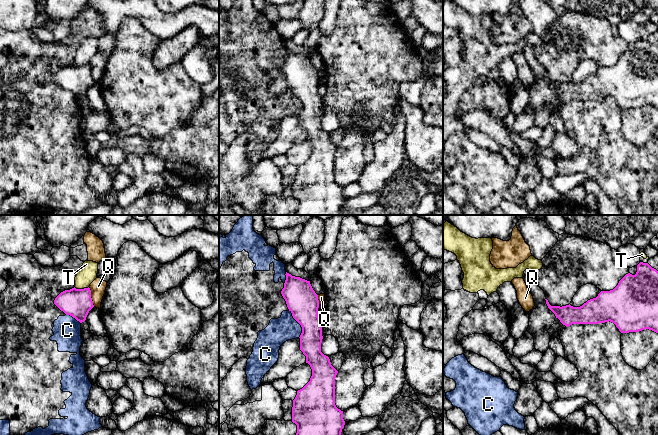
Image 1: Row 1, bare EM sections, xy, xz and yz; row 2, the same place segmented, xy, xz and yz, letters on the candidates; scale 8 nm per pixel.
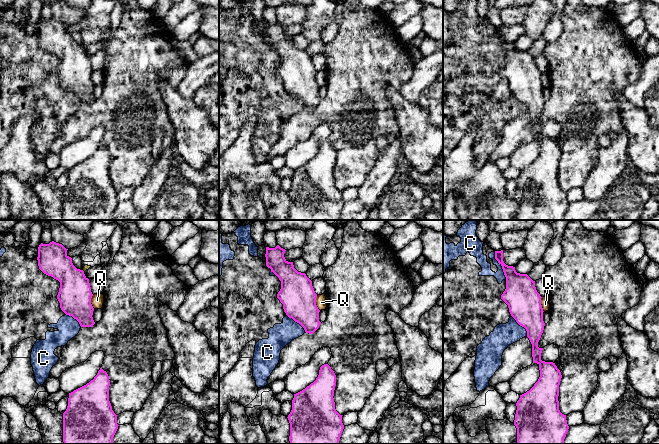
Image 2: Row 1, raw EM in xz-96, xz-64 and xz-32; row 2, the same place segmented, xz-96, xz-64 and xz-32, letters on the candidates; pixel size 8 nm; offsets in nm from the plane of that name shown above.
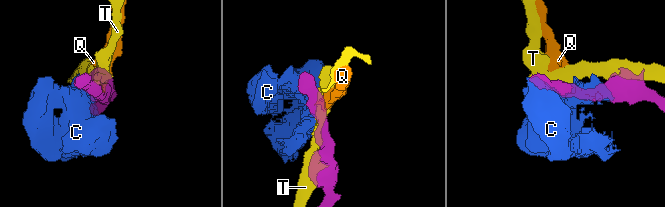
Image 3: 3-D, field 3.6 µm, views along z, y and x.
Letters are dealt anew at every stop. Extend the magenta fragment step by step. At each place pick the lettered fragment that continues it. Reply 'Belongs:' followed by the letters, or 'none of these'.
Belongs: none of these

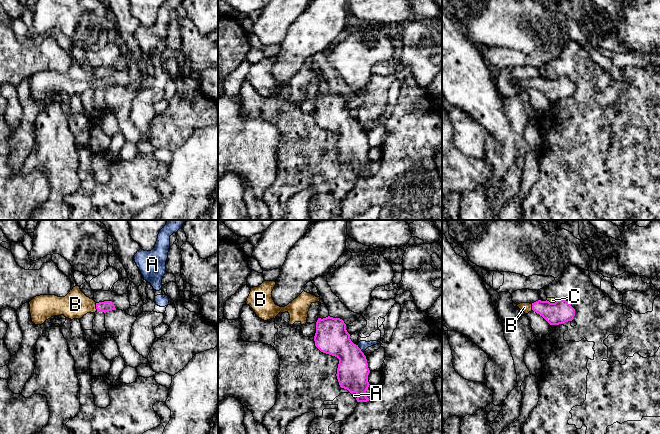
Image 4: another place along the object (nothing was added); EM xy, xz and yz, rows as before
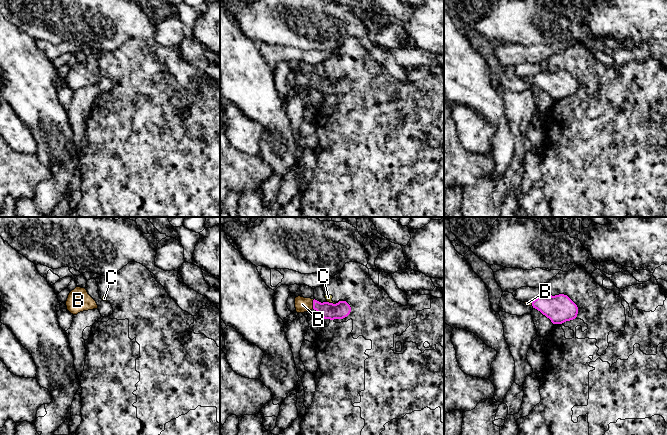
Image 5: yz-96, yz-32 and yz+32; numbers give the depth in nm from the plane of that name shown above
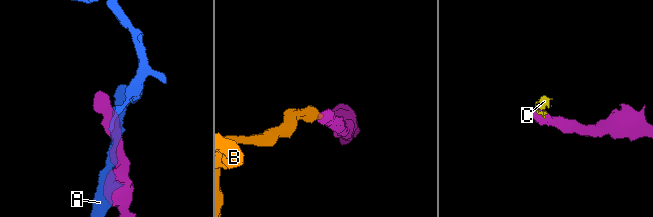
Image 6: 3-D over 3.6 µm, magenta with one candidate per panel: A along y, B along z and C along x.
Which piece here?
Belongs: B

